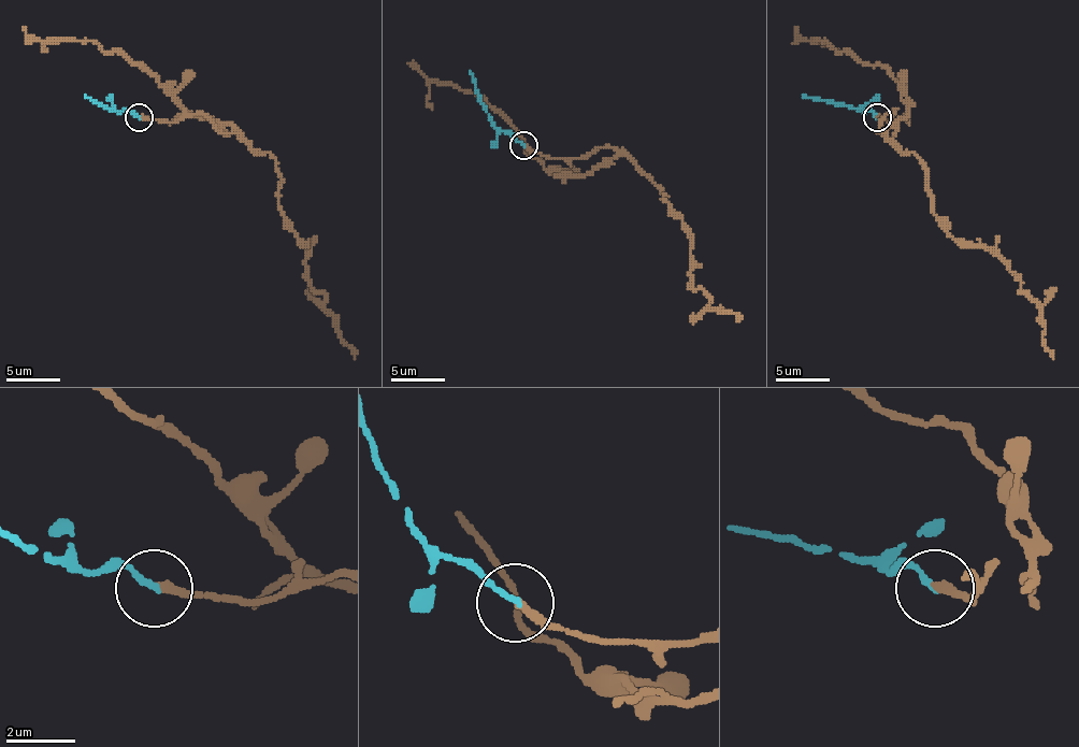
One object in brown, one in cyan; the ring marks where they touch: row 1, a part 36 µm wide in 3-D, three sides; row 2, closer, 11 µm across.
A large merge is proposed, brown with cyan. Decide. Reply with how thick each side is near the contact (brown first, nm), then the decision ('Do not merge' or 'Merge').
Thickness 240 nm (brown) against 170 nm. Merge

